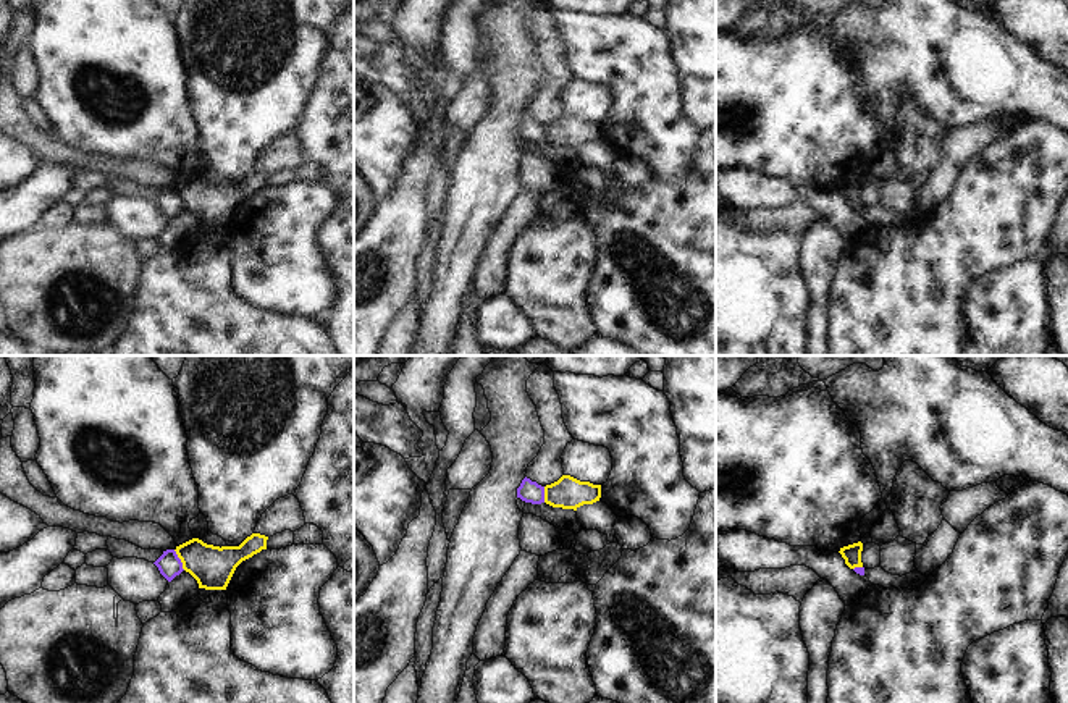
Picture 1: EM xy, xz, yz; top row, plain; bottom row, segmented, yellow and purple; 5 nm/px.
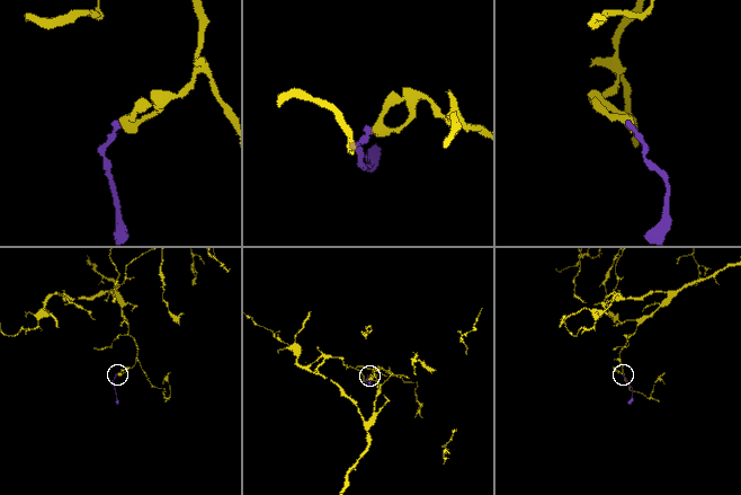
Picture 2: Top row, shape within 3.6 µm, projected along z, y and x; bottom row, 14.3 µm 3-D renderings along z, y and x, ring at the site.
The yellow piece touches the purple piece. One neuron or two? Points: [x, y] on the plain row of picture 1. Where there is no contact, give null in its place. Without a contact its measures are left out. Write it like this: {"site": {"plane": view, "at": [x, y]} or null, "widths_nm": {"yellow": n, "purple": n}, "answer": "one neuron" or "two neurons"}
{"site": {"plane": "xy", "at": [180, 196]}, "widths_nm": {"yellow": 200, "purple": 120}, "answer": "two neurons"}

